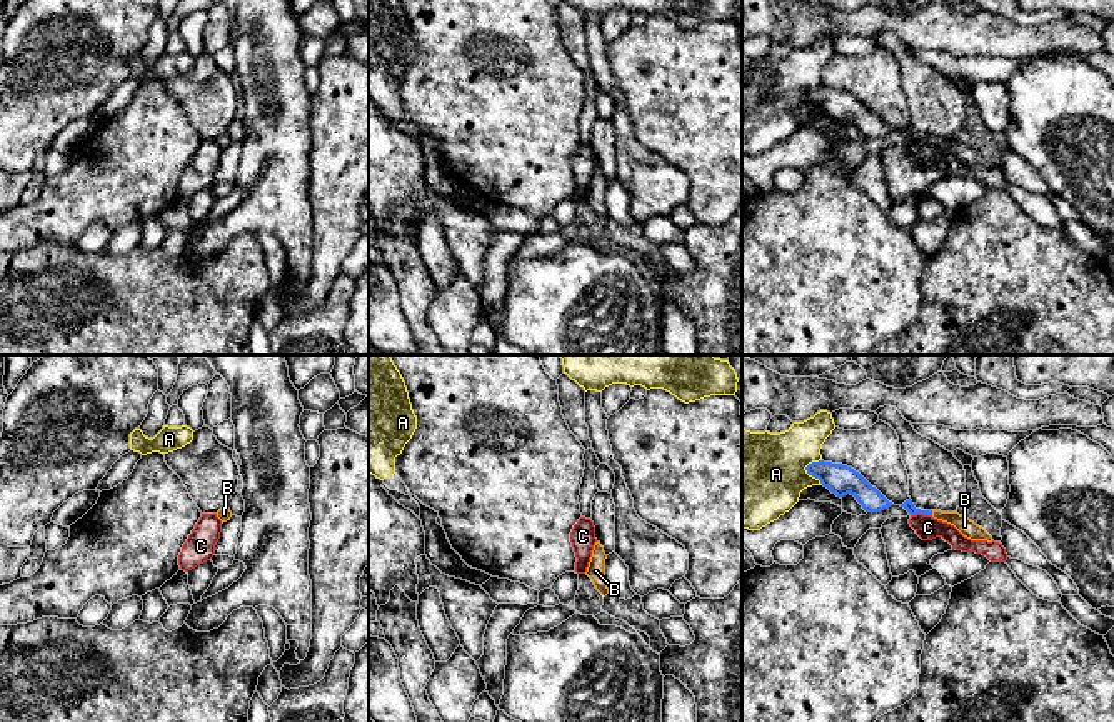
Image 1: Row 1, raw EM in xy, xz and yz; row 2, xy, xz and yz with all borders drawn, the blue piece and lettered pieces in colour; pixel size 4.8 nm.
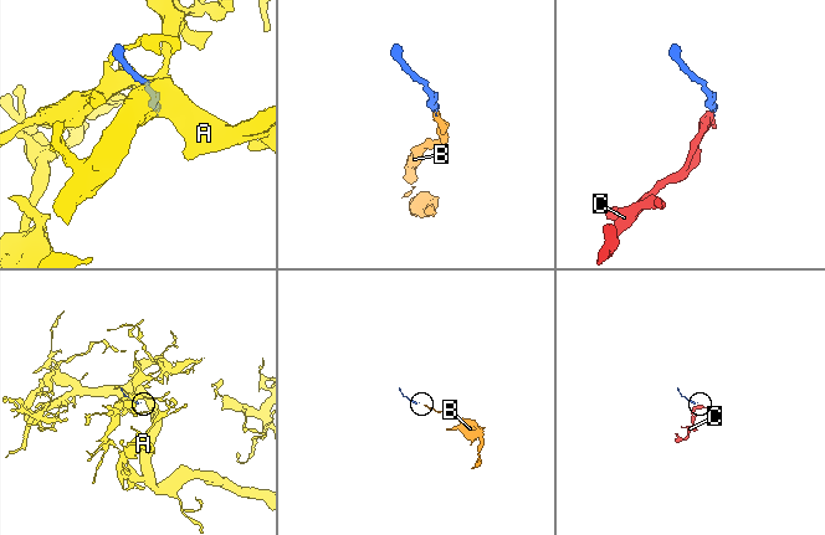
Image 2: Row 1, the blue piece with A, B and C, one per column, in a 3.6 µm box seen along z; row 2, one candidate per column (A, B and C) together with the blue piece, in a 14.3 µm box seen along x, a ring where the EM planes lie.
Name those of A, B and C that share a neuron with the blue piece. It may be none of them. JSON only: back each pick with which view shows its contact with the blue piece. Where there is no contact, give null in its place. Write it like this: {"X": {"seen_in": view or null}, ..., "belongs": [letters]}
{"B": {"seen_in": "yz"}, "belongs": ["B"]}

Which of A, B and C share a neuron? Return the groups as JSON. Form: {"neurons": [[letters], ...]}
{"neurons": [["A", "C"], ["B"]]}

